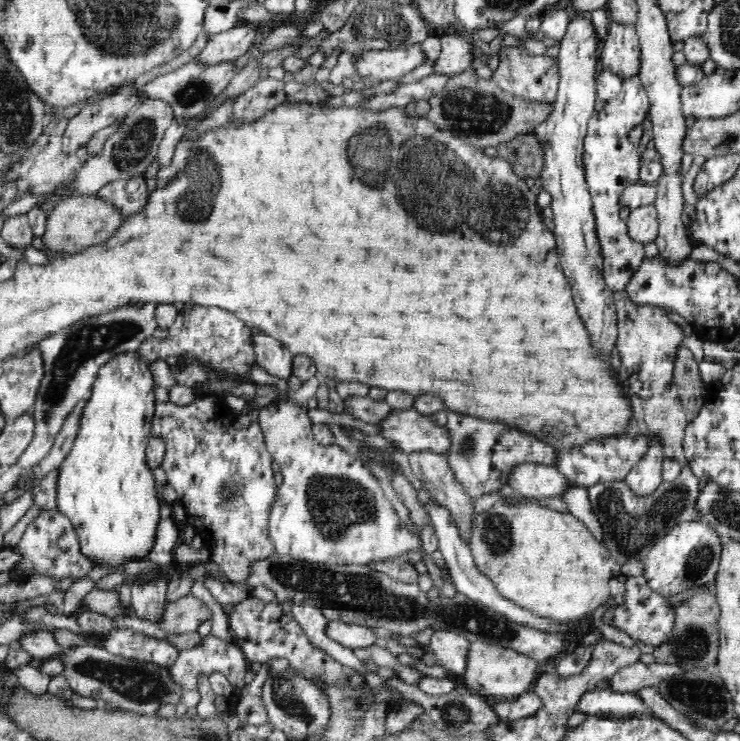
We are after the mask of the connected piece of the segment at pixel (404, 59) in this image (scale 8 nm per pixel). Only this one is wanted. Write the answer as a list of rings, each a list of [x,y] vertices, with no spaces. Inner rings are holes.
[[[414,44],[393,50],[366,51],[363,57],[356,59],[354,68],[360,78],[368,78],[376,84],[402,78],[425,60],[420,45]]]

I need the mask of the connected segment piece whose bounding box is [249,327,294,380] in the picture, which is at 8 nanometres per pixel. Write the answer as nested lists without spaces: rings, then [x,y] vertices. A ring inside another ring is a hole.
[[[249,327],[249,329],[256,363],[269,374],[287,380],[292,374],[291,364],[294,355],[264,331],[256,327]]]

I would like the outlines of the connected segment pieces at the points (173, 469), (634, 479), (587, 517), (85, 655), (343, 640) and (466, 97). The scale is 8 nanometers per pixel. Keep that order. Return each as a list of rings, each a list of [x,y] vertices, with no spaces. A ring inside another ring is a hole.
[[[198,387],[194,390],[194,400],[184,406],[178,406],[170,399],[168,402],[155,401],[150,433],[166,446],[161,467],[167,473],[167,484],[176,490],[177,501],[182,504],[196,534],[203,538],[211,559],[222,565],[225,578],[236,582],[245,580],[252,562],[274,556],[274,547],[267,538],[267,516],[276,500],[278,486],[262,428],[258,428],[258,424],[238,424],[239,412],[228,408],[226,397],[222,391]]]
[[[651,441],[651,450],[647,456],[626,476],[627,486],[640,497],[654,495],[661,486],[662,481],[662,463],[666,460],[662,447]]]
[[[572,485],[567,496],[561,500],[563,500],[563,508],[580,519],[594,535],[594,538],[602,543],[604,538],[606,538],[606,534],[600,519],[594,514],[594,509],[591,507],[588,490]]]
[[[50,630],[31,632],[29,636],[22,636],[20,642],[21,648],[29,651],[38,660],[60,658],[64,664],[62,674],[69,681],[71,692],[114,709],[154,714],[166,704],[180,704],[184,696],[185,688],[180,681],[174,679],[170,667],[160,666],[152,661],[116,656],[96,644],[64,648],[56,642]]]
[[[332,620],[328,624],[326,633],[336,640],[336,642],[354,650],[358,650],[358,648],[370,648],[378,640],[378,636],[376,636],[376,632],[372,630],[372,627],[336,620]]]
[[[472,66],[453,75],[445,85],[427,100],[429,111],[426,118],[443,131],[463,138],[472,147],[484,149],[488,146],[511,141],[519,134],[532,134],[533,130],[548,120],[554,110],[551,103],[535,103],[503,91],[491,79],[480,78]]]

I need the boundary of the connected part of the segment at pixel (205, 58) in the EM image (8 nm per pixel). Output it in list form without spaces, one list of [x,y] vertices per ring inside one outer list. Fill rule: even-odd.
[[[239,23],[229,31],[214,36],[200,50],[195,57],[196,63],[202,69],[214,68],[225,63],[235,63],[253,44],[254,38],[259,34],[256,32],[256,24]]]

